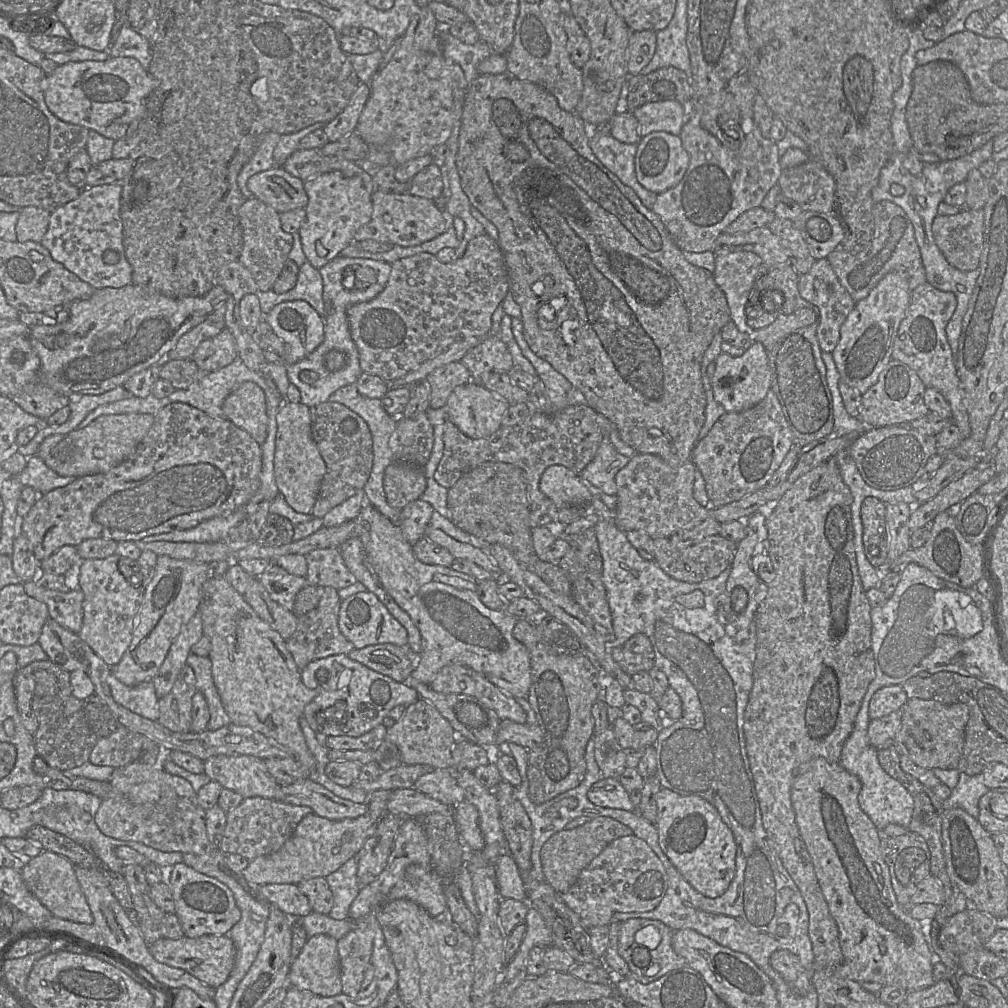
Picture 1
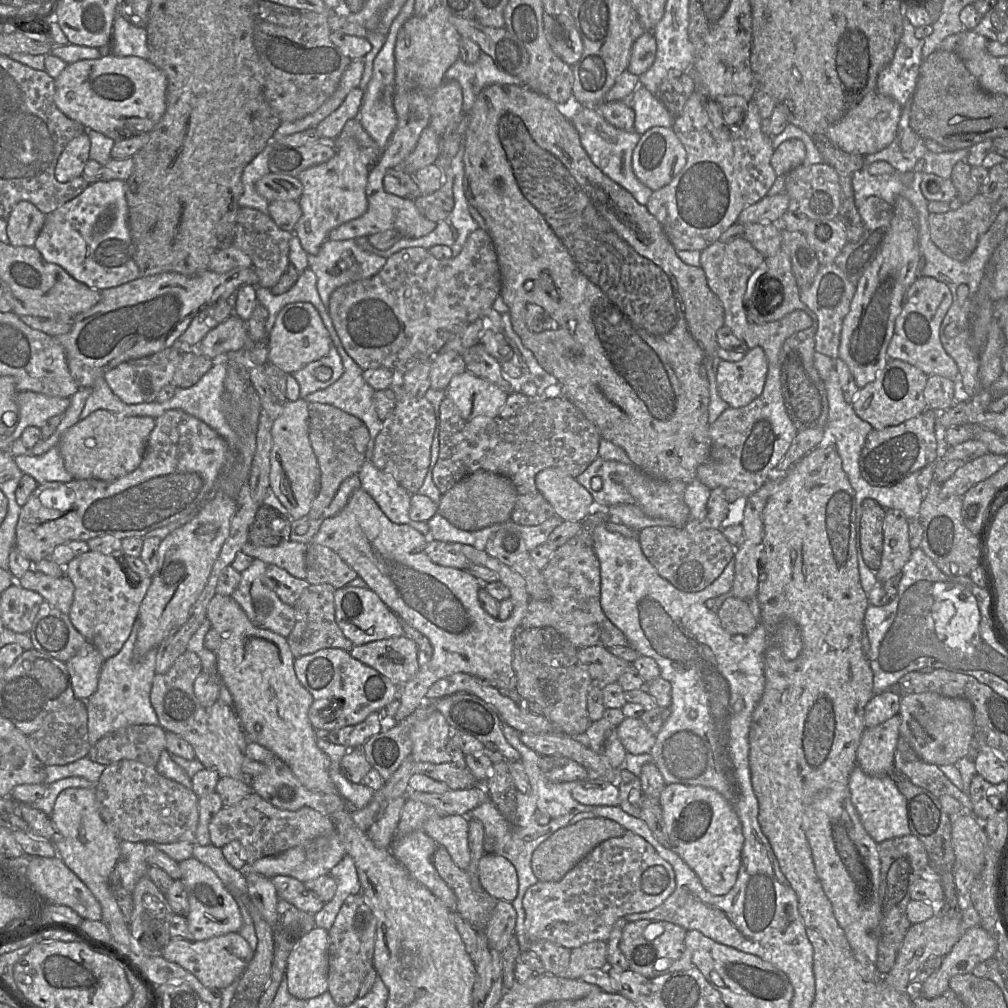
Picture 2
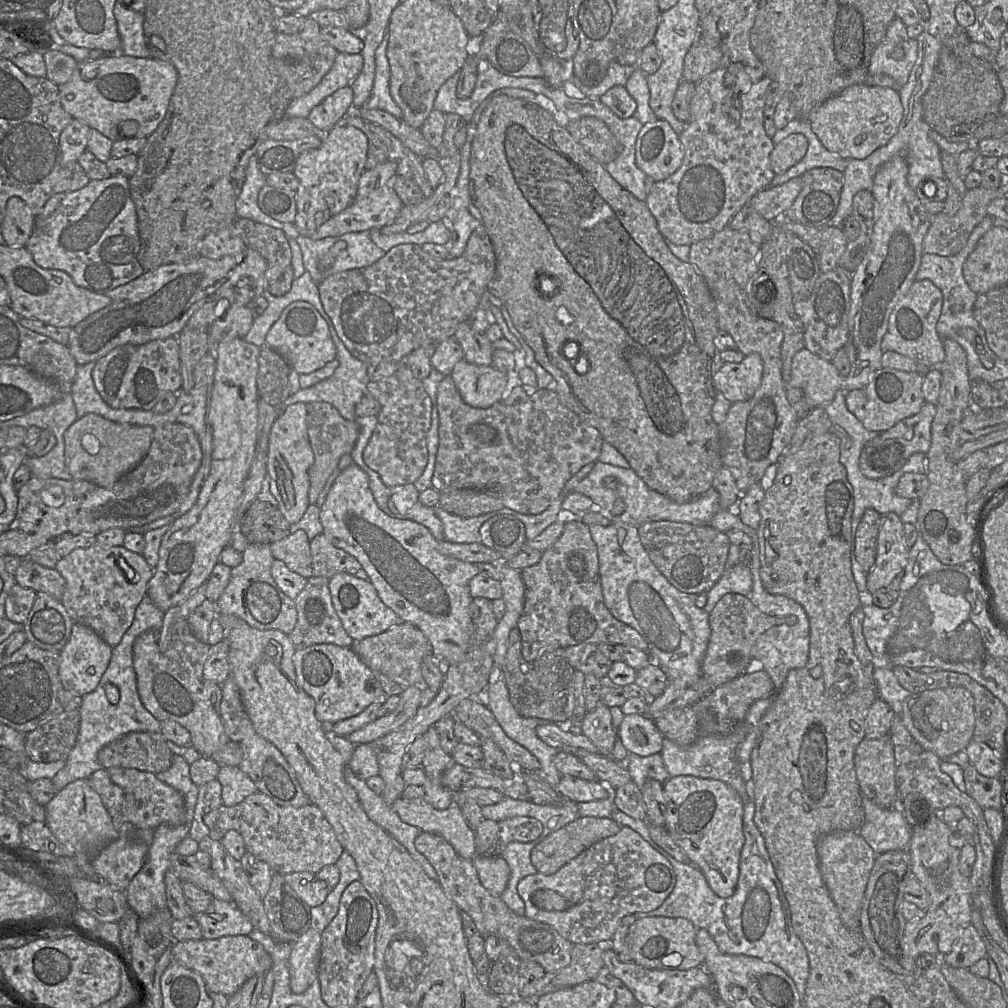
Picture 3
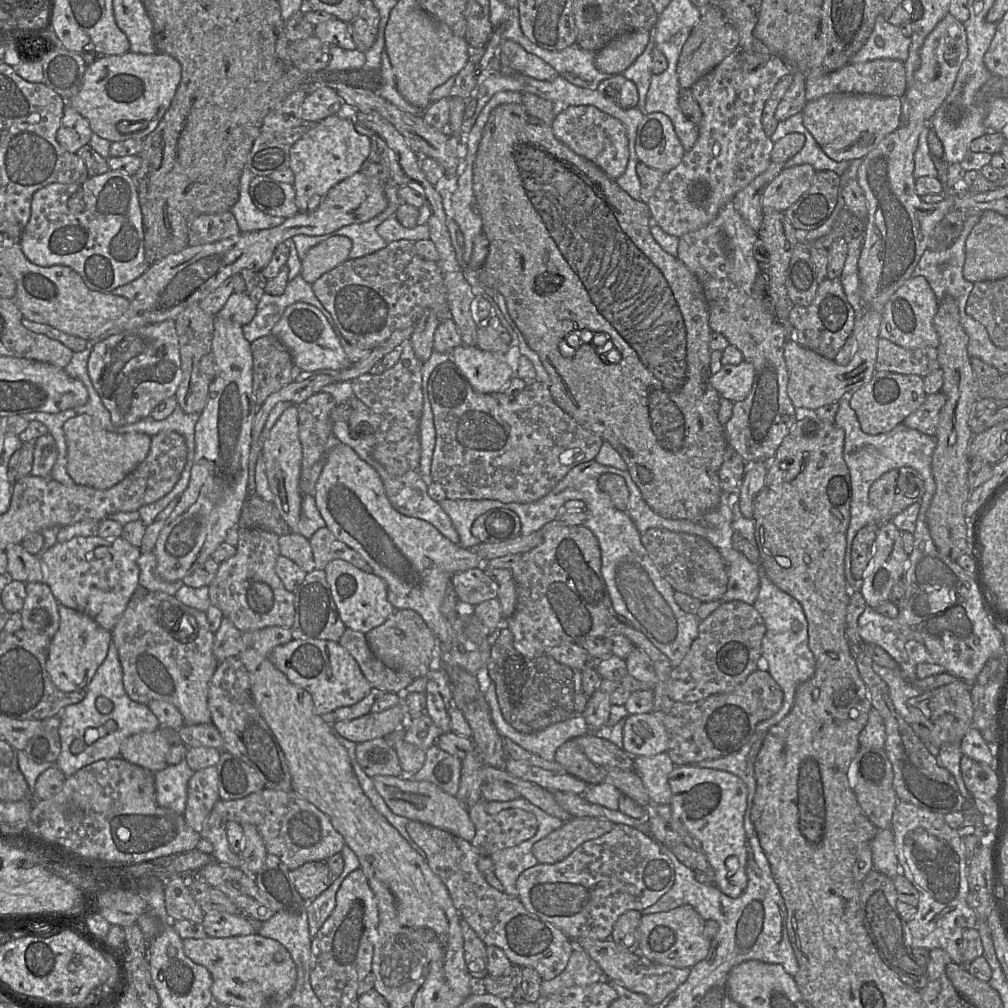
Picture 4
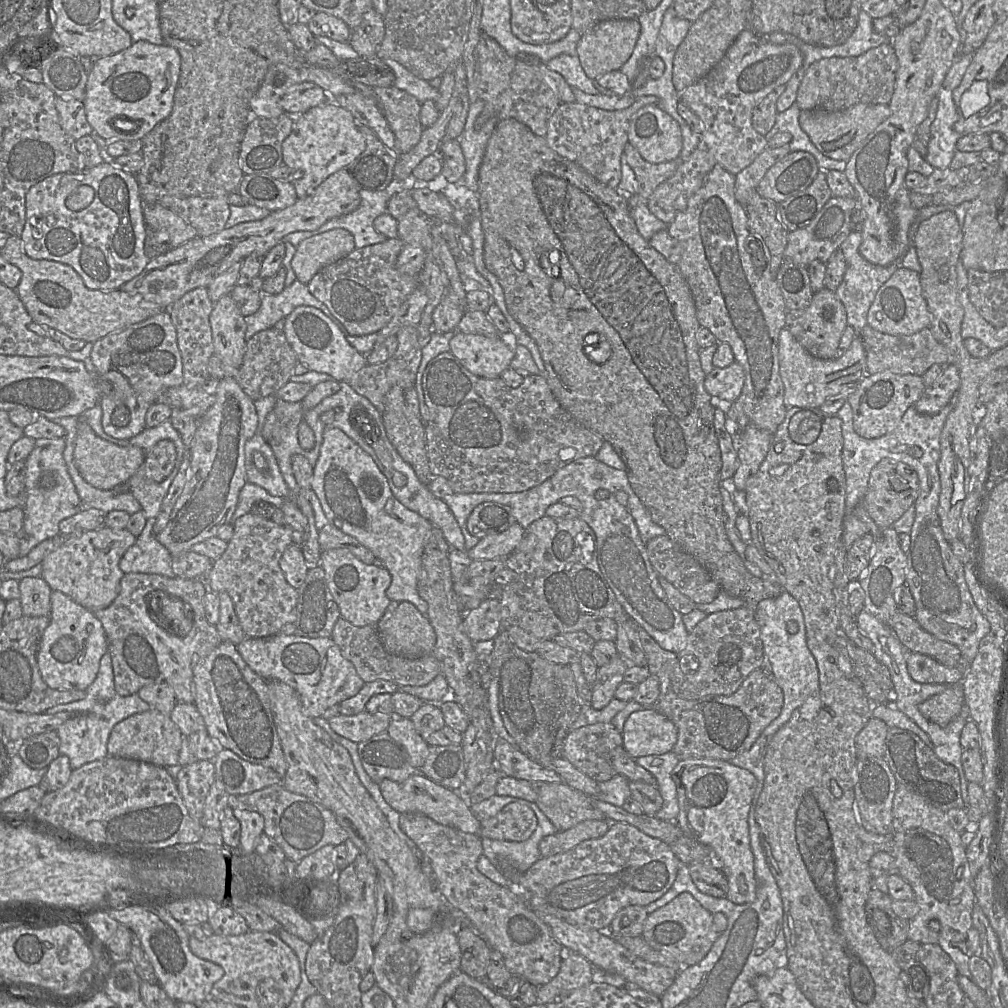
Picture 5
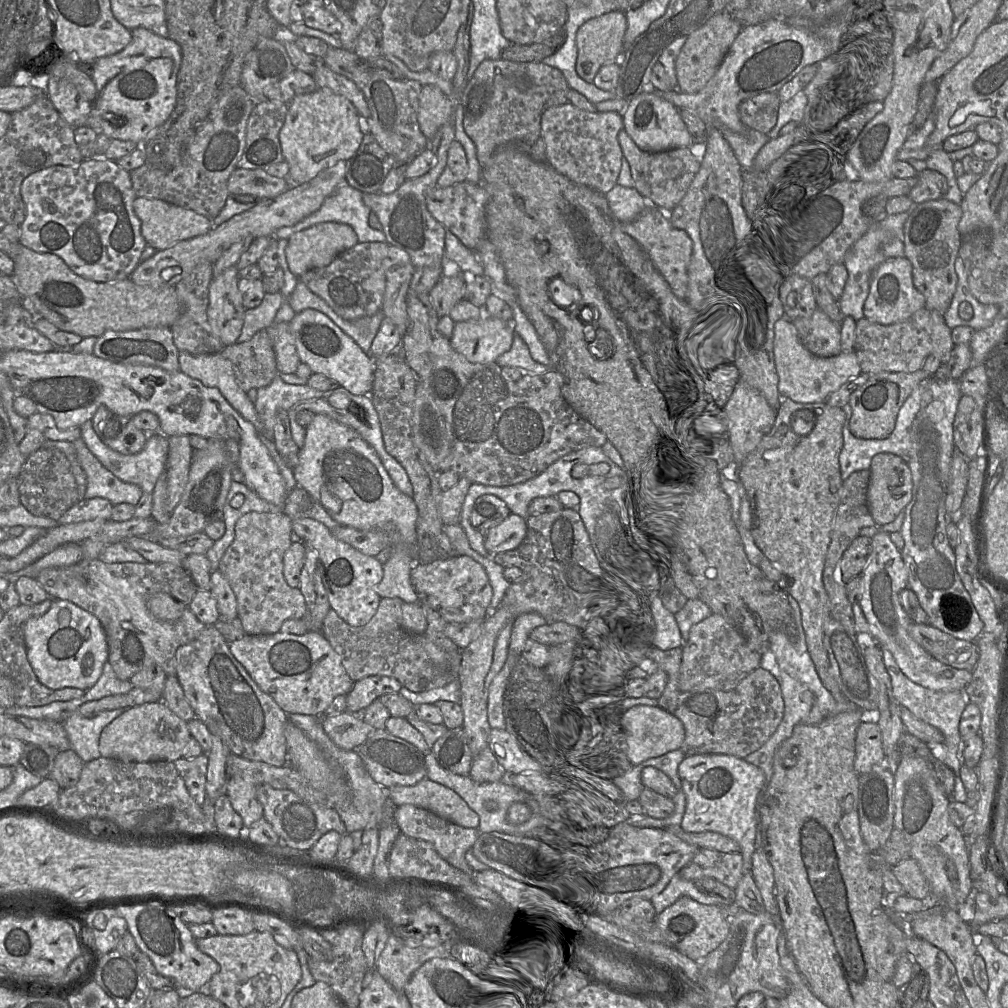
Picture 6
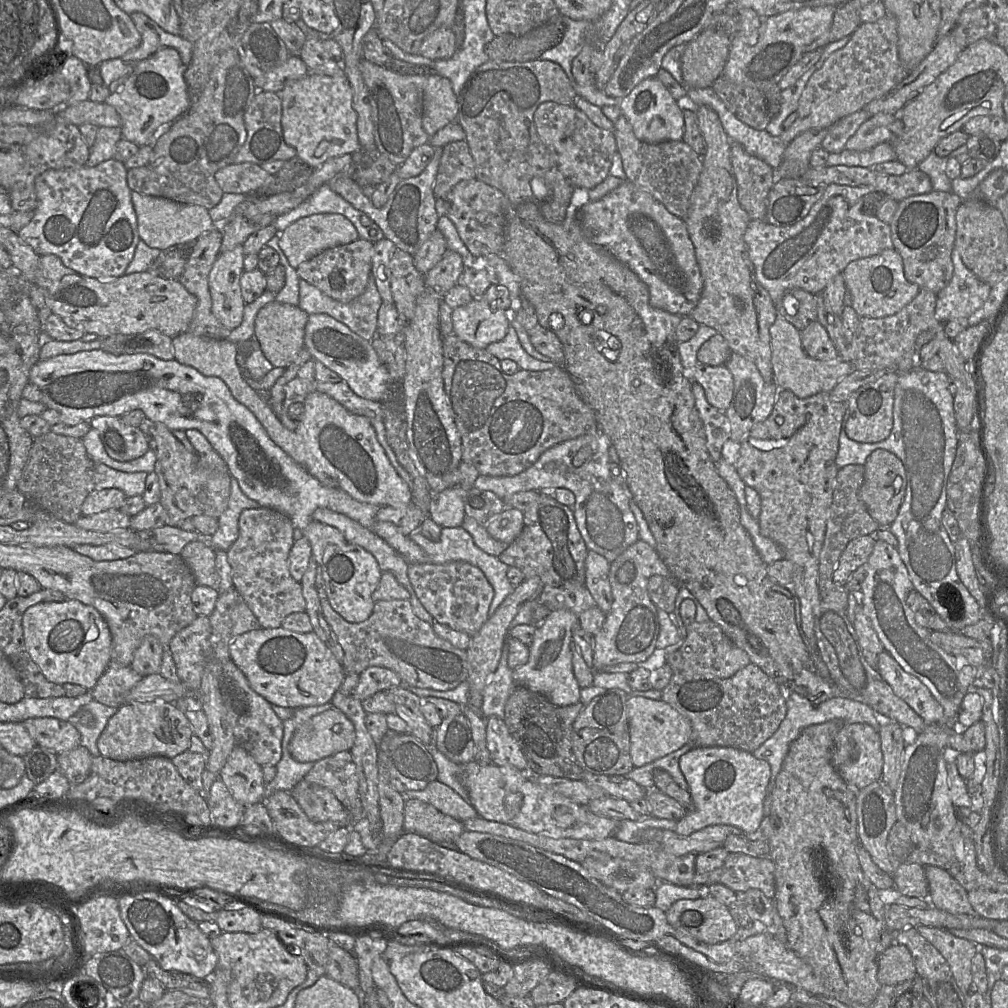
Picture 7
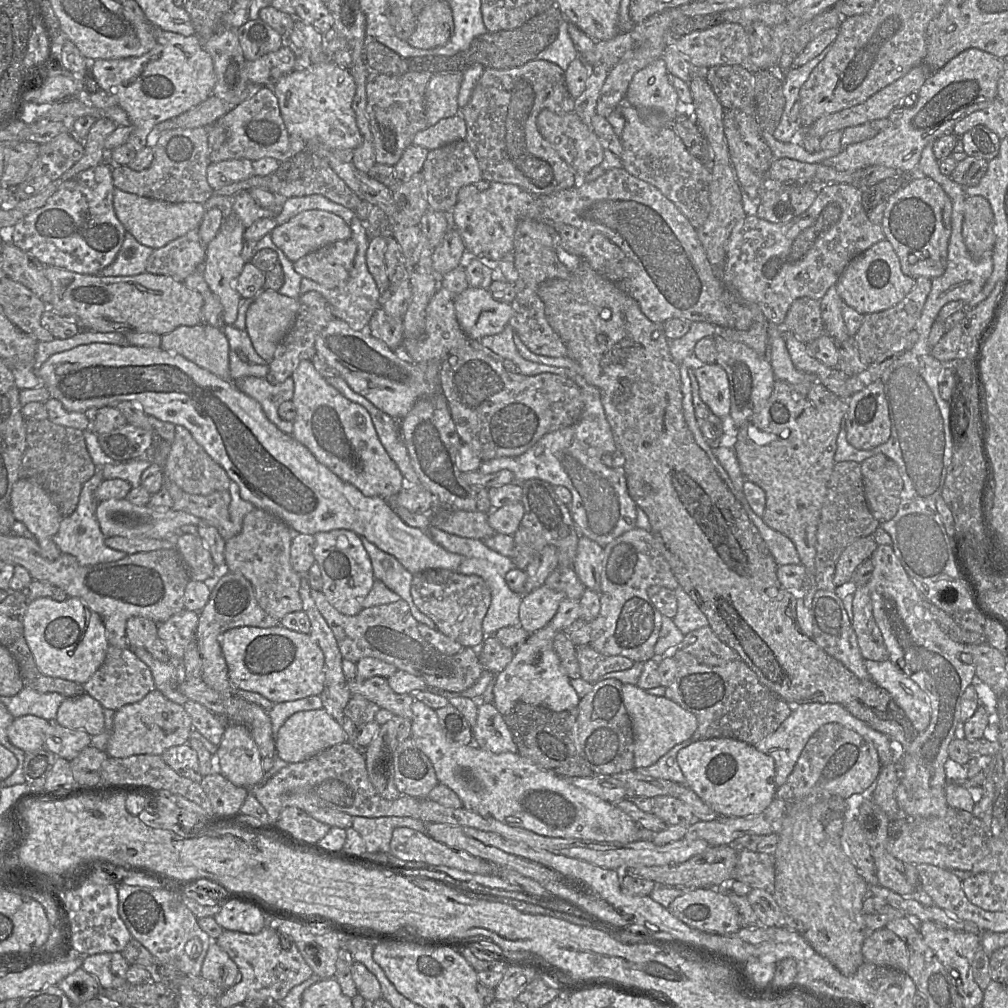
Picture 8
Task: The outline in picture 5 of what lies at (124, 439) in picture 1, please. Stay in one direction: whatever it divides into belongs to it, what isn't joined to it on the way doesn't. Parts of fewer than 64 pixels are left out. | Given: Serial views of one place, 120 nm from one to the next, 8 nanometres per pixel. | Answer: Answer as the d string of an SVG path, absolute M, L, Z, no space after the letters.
M78 417L77 434L74 447L74 462L83 479L101 490L120 487L143 464L146 454L137 446L119 446L99 437L83 417Z

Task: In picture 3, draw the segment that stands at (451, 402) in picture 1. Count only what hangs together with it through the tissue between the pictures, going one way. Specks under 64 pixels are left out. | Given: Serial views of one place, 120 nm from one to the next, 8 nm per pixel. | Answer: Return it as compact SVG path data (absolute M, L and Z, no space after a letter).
M459 361L451 373L463 401L471 407L486 409L503 400L509 390L509 375L493 366Z

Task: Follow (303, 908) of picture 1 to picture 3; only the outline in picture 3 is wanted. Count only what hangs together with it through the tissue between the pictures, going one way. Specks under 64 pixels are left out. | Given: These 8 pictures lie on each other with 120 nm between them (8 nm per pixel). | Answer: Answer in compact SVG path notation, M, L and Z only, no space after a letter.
M293 872L284 875L294 892L311 908L321 905L331 889L310 872Z

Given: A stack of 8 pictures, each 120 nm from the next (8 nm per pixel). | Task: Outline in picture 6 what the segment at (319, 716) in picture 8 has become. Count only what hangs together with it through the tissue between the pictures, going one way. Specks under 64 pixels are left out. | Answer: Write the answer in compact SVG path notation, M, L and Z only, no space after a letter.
M348 711L325 716L322 726L333 743L346 751L358 750L375 730L359 714Z

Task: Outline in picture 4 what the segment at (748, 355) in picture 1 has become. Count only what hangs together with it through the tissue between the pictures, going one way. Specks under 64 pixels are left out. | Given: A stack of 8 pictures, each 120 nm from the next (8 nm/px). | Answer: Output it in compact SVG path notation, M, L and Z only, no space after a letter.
M742 361L738 365L723 365L716 374L710 377L710 384L721 398L739 402L748 396L753 378L752 364Z

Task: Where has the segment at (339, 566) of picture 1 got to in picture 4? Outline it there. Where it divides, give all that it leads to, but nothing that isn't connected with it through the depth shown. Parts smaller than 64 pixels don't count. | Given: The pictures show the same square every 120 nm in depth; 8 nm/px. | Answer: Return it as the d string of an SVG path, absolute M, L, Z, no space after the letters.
M326 526L318 529L309 541L315 568L318 570L325 570L330 561L340 559L349 562L364 572L373 572L371 566L357 551L338 540Z

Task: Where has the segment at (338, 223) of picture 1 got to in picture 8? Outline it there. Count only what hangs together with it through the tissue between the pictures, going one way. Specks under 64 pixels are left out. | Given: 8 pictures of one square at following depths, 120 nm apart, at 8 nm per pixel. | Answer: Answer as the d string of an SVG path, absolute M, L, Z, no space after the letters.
M332 59L321 63L299 65L291 73L281 77L273 87L278 97L280 113L290 134L303 141L318 138L327 147L355 149L362 143L352 108L356 84L349 70L337 65Z

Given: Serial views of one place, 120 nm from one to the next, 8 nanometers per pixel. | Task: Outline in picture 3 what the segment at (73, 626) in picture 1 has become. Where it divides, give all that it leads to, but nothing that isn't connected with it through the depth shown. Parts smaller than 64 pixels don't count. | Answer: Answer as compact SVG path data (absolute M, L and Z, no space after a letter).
M28 557L22 558L14 580L20 586L48 593L59 601L66 586L64 578L56 569L34 563Z

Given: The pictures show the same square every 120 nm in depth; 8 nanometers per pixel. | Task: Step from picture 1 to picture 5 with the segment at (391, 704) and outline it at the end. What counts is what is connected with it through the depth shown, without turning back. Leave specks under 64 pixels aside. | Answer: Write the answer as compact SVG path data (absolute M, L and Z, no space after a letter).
M295 634L246 637L236 648L247 665L261 678L266 681L279 680L294 688L304 713L312 719L321 717L328 708L355 696L365 684L331 637L308 638Z

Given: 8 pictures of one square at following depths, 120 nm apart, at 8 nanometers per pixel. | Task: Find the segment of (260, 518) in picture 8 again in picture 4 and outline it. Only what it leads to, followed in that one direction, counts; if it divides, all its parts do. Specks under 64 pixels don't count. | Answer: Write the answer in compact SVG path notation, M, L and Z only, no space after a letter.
M238 527L238 543L236 553L219 563L217 574L208 586L210 602L219 608L241 631L253 631L266 627L280 626L291 629L294 623L294 593L288 591L276 573L276 562L280 555L279 536L264 530Z

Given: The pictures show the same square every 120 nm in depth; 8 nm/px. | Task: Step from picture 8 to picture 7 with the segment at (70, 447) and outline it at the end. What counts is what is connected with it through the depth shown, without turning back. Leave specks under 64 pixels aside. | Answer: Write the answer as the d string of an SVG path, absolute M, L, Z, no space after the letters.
M49 431L33 438L17 490L24 495L26 502L54 518L74 524L81 517L81 506L85 498L94 490L94 464L82 439Z

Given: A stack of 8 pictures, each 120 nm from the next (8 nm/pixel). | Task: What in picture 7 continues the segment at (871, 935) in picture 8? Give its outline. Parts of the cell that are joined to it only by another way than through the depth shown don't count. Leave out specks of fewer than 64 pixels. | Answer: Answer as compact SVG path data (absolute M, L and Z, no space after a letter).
M894 942L878 958L877 977L881 985L897 986L915 975L912 955L904 945Z

